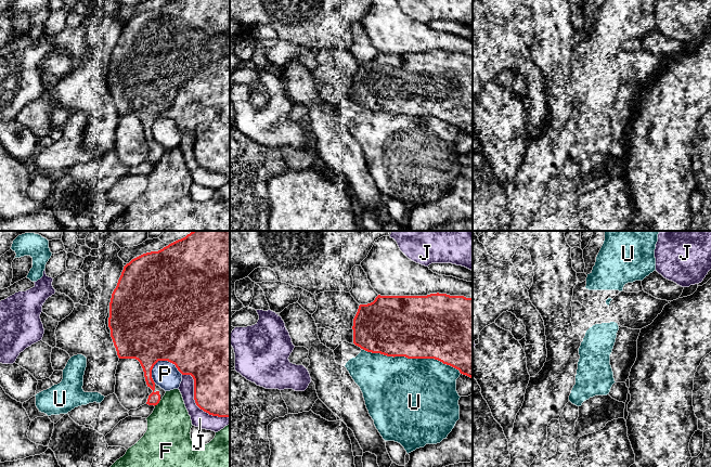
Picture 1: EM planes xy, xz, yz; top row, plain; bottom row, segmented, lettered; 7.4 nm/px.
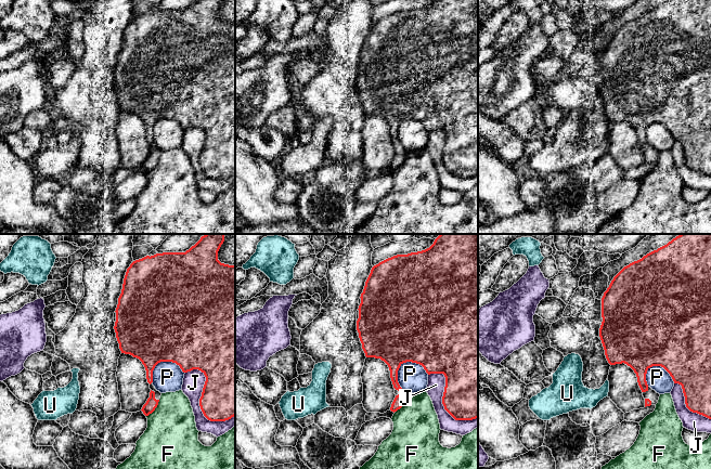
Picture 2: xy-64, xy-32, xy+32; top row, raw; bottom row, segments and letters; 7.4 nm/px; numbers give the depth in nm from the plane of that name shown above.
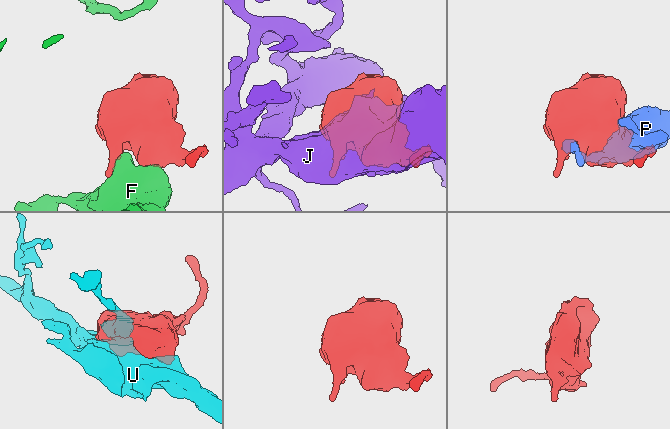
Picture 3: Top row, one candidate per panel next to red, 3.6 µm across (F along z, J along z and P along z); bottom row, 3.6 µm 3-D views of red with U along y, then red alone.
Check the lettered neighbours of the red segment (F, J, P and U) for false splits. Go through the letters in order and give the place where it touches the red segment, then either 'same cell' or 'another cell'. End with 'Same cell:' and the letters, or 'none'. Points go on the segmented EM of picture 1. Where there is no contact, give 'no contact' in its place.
F: xy (157, 403) | another cell
J: xy (195, 402) | another cell
P: xy (167, 360) | another cell
U: xz (412, 358) | another cell
Same cell: none

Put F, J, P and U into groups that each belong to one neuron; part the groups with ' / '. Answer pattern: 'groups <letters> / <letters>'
groups F / J / P / U

